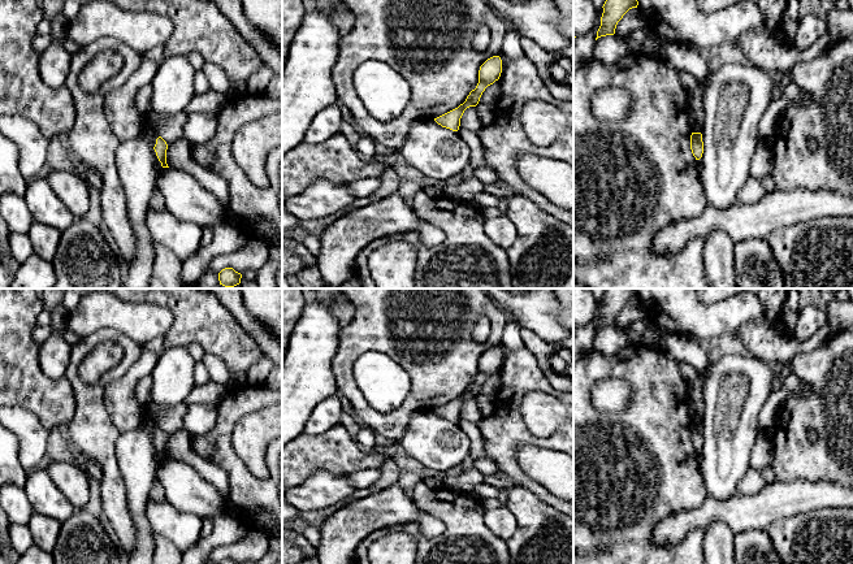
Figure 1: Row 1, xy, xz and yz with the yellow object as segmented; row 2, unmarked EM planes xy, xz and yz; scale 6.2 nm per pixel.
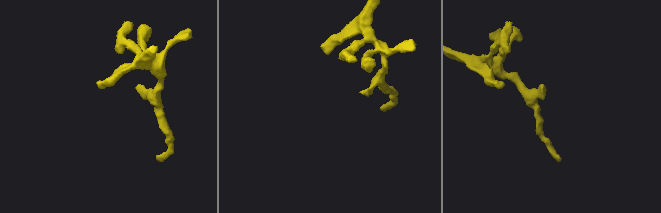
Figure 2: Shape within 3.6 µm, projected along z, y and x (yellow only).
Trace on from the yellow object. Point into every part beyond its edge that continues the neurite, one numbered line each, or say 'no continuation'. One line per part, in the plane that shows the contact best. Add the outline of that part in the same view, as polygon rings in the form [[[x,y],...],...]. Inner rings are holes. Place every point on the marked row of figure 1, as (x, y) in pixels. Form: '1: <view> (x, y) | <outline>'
no continuation

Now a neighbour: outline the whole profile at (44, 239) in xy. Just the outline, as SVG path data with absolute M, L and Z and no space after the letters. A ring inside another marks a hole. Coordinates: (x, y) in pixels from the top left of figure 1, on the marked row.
M34 221L27 235L33 243L34 253L52 263L61 238L61 231L56 227Z

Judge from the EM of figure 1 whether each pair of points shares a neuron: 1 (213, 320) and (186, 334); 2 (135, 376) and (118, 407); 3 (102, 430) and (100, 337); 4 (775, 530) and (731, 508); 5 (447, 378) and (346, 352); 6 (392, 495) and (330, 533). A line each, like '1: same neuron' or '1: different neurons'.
1: same neuron
2: same neuron
3: same neuron
4: different neurons
5: same neuron
6: same neuron

